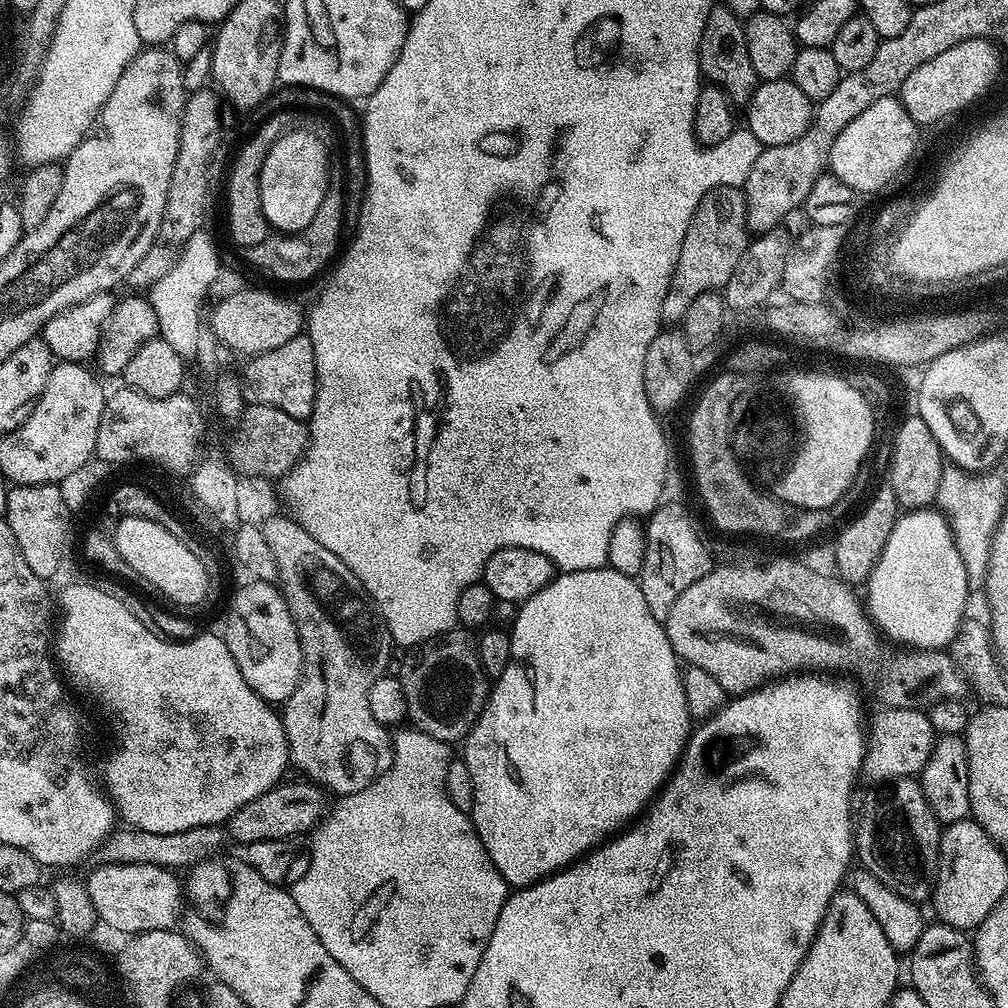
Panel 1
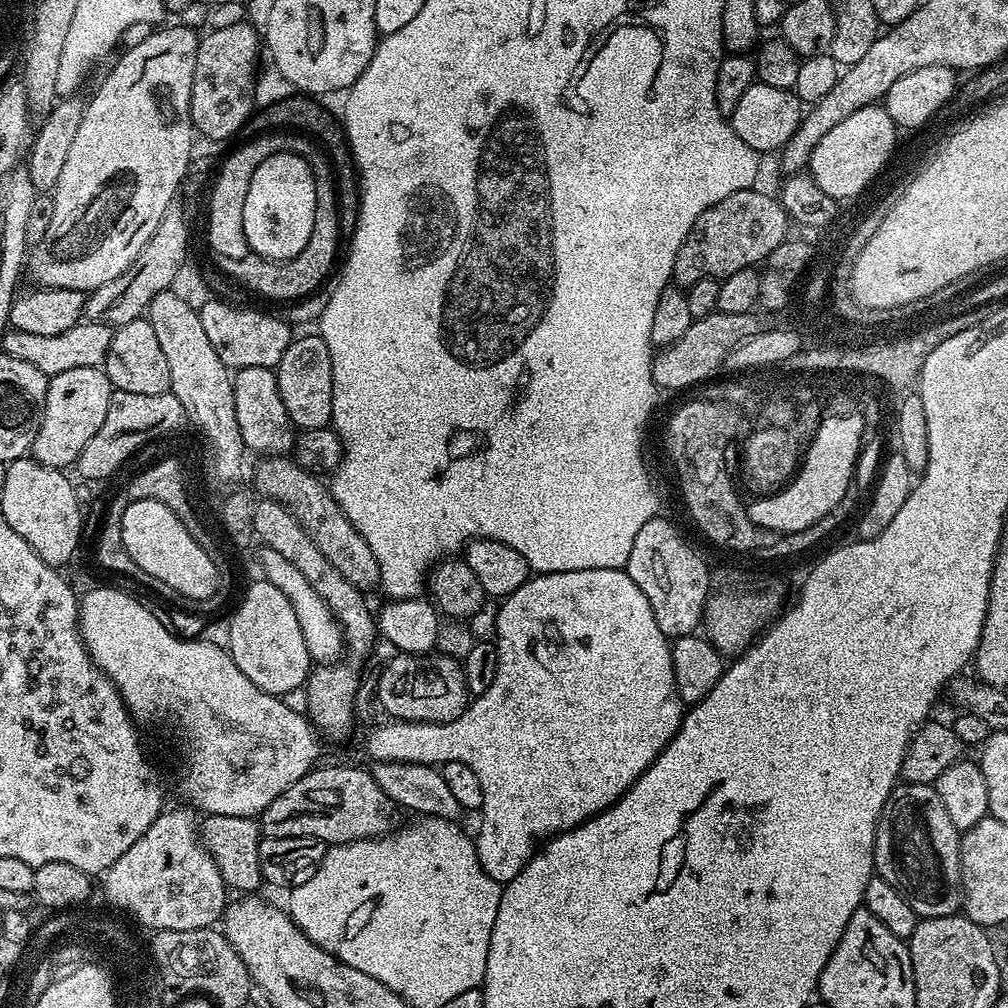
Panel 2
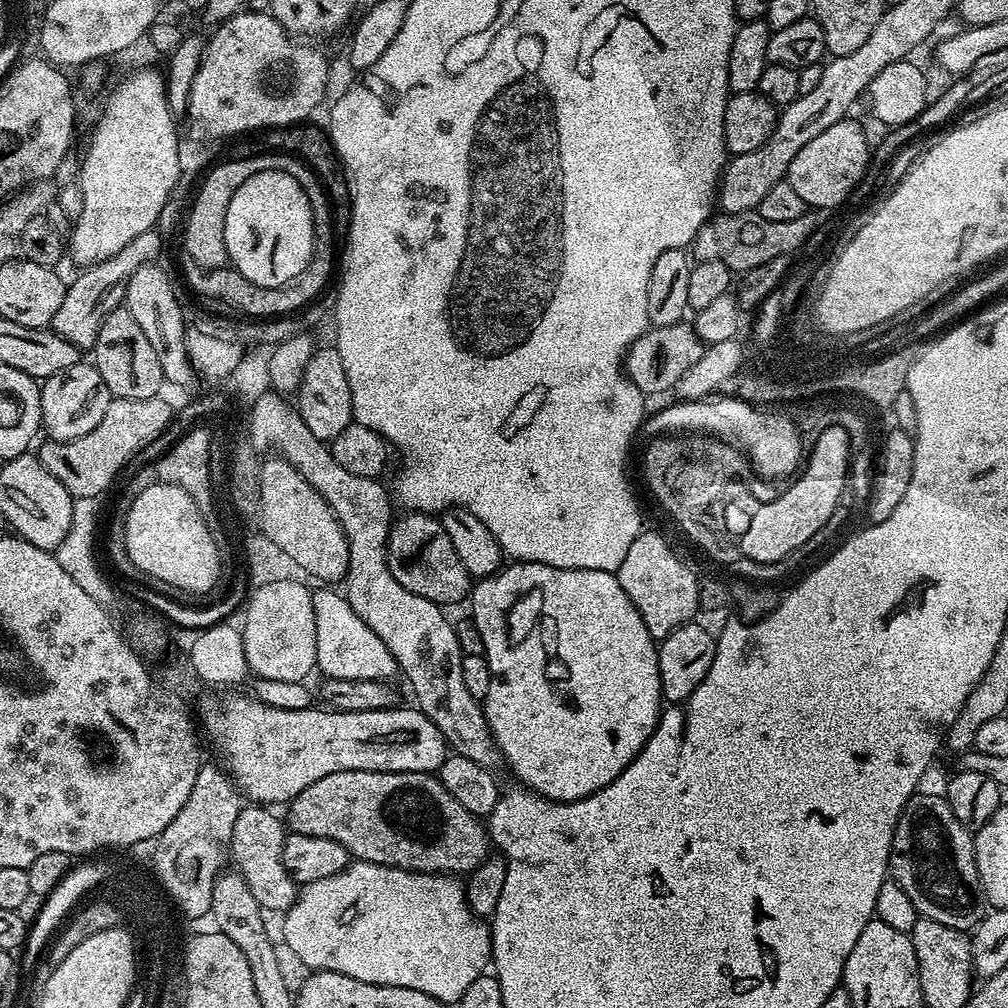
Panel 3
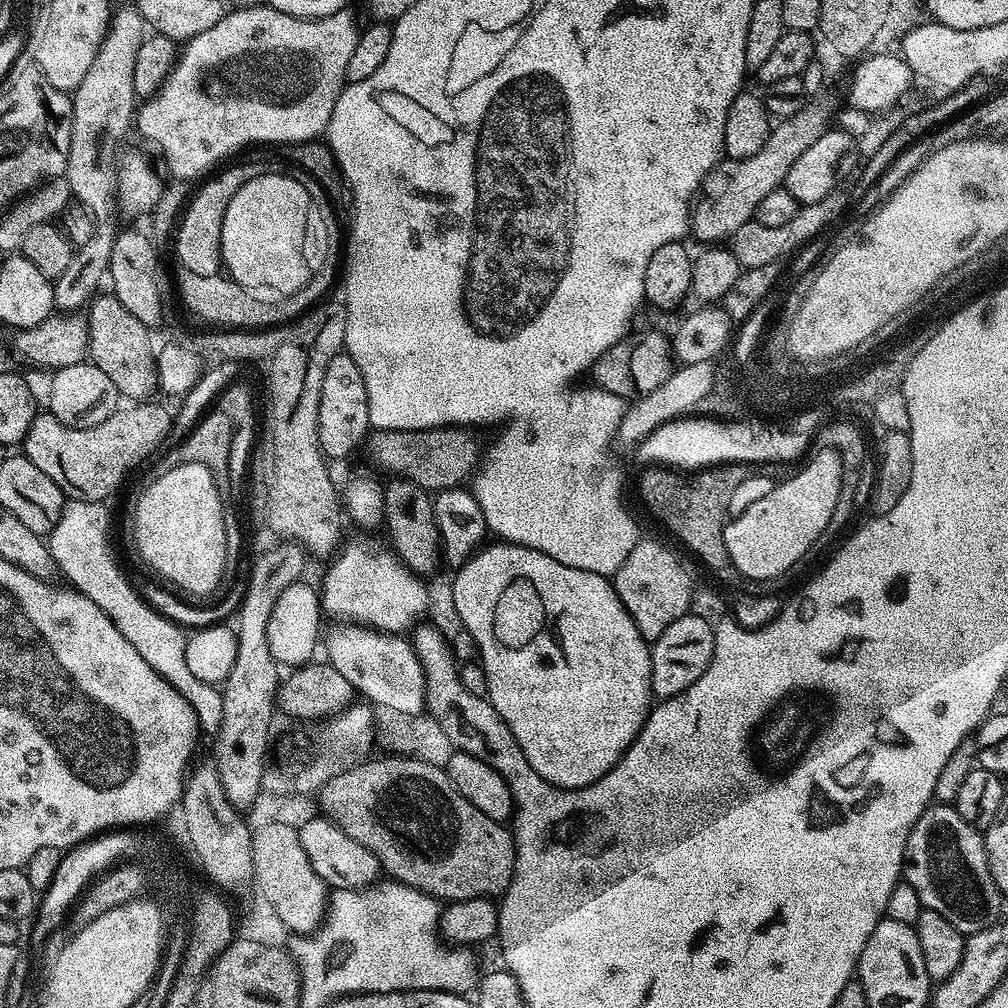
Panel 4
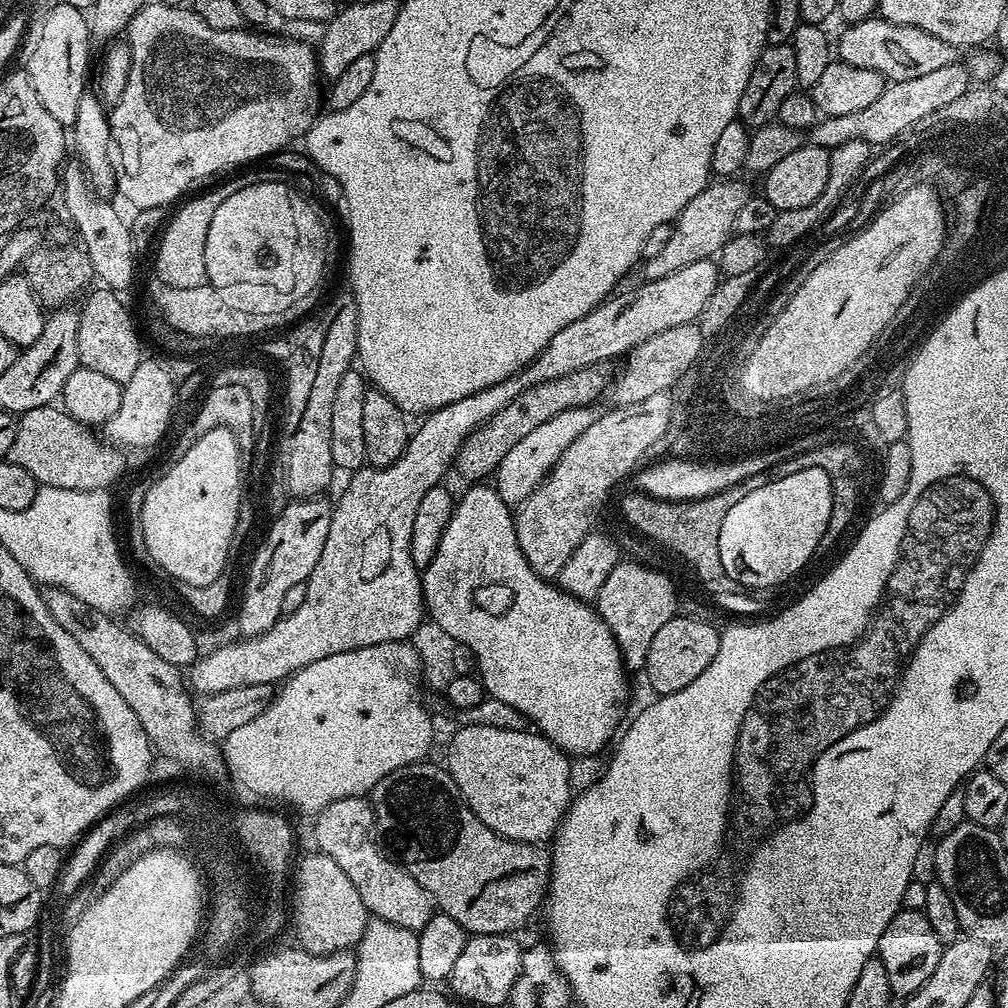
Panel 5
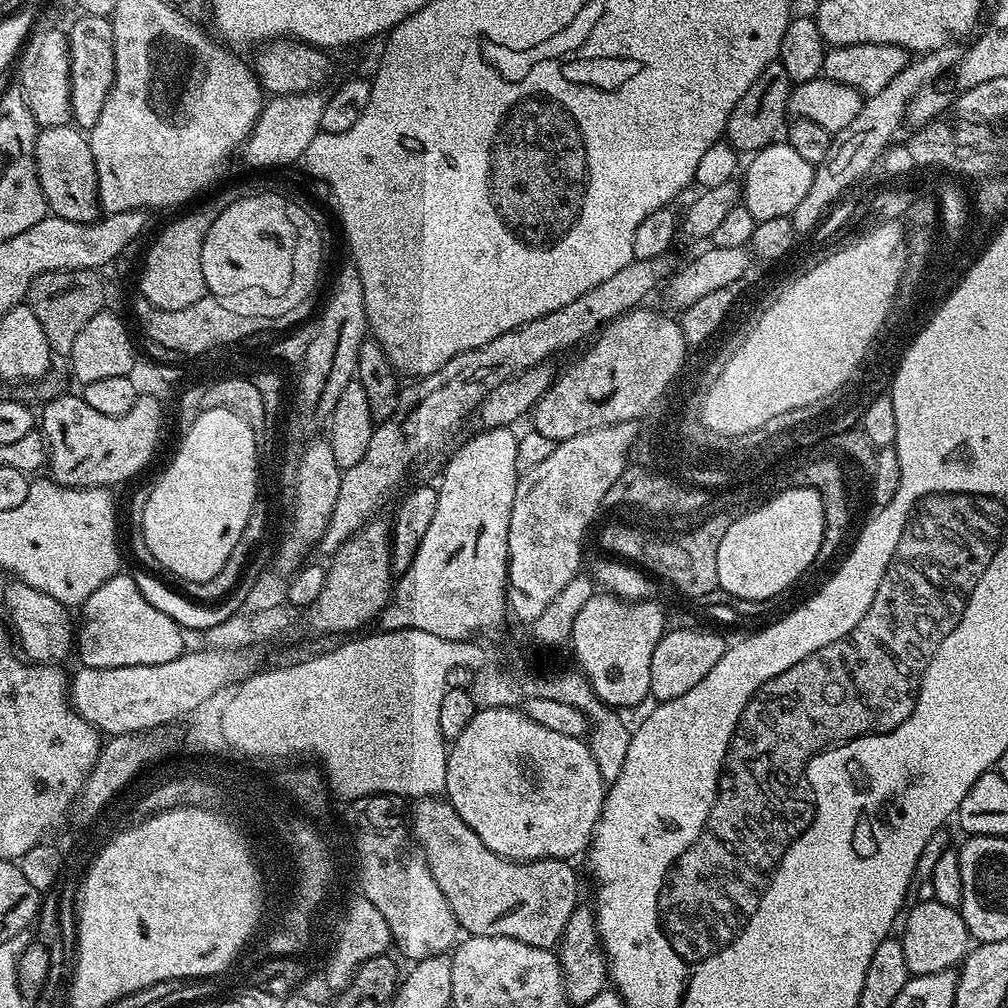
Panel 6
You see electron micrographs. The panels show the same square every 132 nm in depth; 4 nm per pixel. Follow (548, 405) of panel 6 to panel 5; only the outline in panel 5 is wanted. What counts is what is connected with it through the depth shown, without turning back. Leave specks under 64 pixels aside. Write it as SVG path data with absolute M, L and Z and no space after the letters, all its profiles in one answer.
M683 324L674 326L670 330L662 330L662 334L654 334L654 338L650 338L632 349L623 361L623 363L625 362L624 369L617 376L615 373L614 379L611 381L611 403L616 406L628 404L632 400L639 400L641 396L648 396L648 393L656 392L657 389L670 384L672 380L676 379L676 376L681 376L682 371L687 369L692 357L698 358L696 352L699 346L704 346L700 343L700 339L703 337L705 337L703 334L697 334L692 328L687 328Z

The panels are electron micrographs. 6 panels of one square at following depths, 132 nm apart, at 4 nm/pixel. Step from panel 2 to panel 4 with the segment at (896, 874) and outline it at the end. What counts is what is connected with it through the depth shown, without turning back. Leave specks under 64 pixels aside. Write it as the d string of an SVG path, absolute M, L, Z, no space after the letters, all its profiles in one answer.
M939 802L929 806L922 818L914 822L914 830L910 830L910 838L906 842L902 880L903 883L914 886L914 891L918 893L918 898L925 908L942 914L942 918L946 918L950 926L965 934L981 932L997 923L1001 919L1000 911L1006 904L1005 897L1000 895L1000 888L994 882L981 829L970 826L970 822L966 822L957 814L955 807Z

